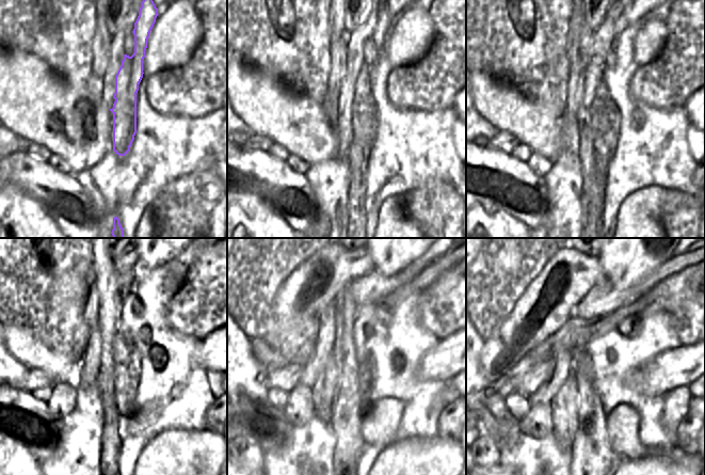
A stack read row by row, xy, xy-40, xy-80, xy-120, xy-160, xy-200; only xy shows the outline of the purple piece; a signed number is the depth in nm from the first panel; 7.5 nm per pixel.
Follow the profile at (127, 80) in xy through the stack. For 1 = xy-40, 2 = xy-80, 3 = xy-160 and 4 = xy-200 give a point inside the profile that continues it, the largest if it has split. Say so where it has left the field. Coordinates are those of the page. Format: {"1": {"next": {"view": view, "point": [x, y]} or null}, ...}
{"1": {"next": {"view": "xy-40", "point": [364, 110]}}, "2": {"next": {"view": "xy-80", "point": [604, 114]}}, "3": {"next": {"view": "xy-160", "point": [365, 359]}}, "4": {"next": {"view": "xy-200", "point": [605, 455]}}}

